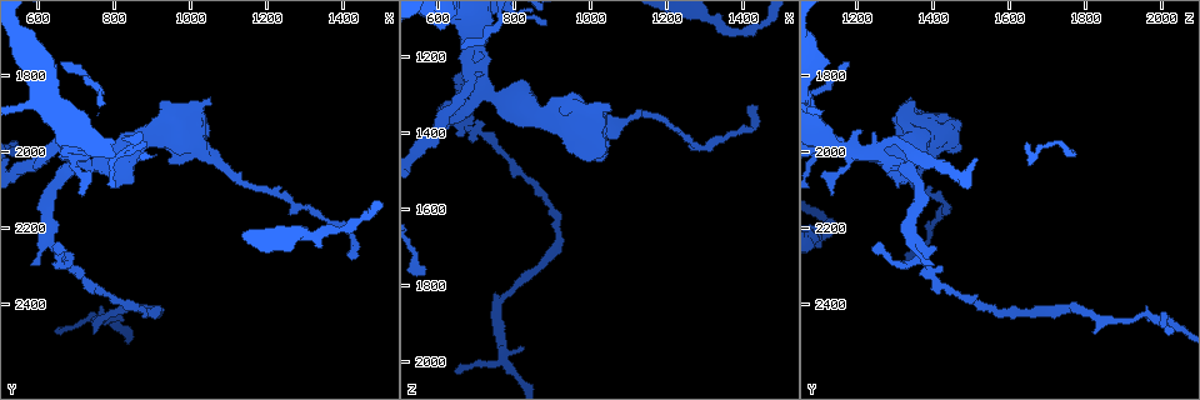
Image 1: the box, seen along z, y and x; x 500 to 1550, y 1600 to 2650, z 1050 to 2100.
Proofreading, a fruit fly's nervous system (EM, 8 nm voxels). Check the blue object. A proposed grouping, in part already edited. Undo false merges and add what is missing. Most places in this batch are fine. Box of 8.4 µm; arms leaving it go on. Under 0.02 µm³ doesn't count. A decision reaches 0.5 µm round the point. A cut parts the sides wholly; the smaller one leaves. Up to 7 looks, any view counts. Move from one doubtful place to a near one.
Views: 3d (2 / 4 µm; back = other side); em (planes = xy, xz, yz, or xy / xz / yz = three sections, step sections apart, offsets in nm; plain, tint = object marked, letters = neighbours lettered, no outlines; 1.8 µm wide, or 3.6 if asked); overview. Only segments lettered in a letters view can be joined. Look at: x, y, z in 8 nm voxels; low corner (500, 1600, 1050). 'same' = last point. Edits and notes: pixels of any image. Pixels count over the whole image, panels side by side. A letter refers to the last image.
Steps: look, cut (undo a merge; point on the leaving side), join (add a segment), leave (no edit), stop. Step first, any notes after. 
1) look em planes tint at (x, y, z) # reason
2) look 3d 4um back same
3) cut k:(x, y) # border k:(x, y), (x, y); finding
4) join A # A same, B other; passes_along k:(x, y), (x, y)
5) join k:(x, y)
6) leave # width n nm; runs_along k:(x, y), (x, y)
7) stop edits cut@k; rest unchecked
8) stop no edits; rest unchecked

look 3d 2um at (670, 2280, 1375) # narrows sharply

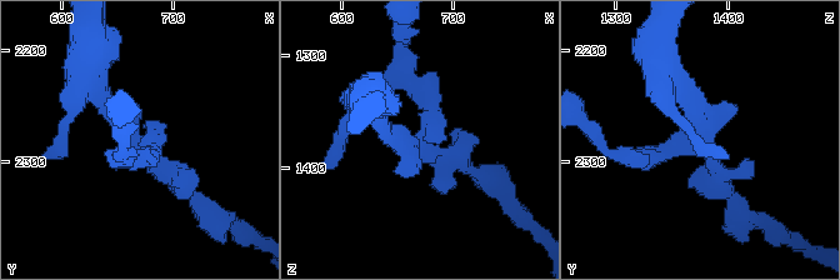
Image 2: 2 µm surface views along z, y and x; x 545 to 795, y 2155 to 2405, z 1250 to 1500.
look em xy step 4 letters at (666, 2274, 1376)

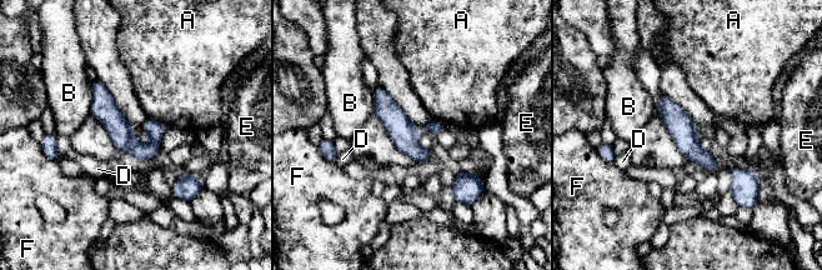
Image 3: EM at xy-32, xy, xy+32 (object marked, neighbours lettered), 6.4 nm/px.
leave # A other, B other, D other, E other, F other; one neuron here

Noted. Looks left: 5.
look em xz step 16 letters at (695, 1940, 1205) # thin arm on a thick one

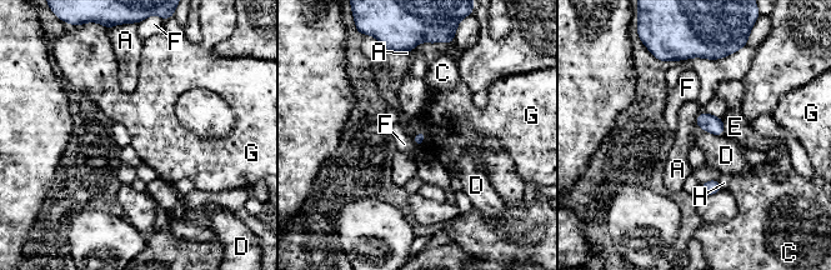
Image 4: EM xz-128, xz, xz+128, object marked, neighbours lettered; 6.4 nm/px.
leave # A other, C other, D other, E other, F other, G other, H other; border 4:(420, 130), (425, 134), (422, 146); no lettered segment goes on from it

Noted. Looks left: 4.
look em xy step 8 letters at (660, 2475, 2030) # tapers out

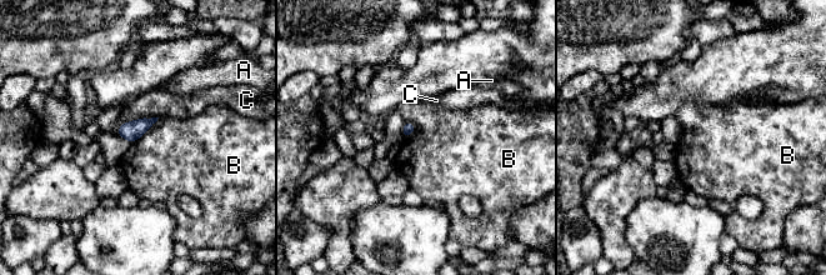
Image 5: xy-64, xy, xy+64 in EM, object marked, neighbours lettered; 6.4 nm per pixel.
look em xz step 4 letters same

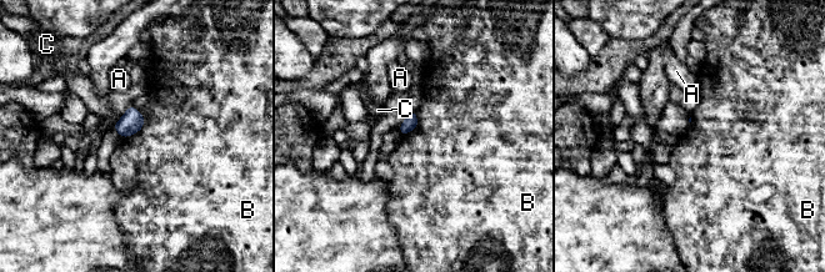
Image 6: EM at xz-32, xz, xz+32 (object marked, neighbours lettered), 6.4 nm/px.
leave # longest_contact B 220 nm; A other, B other, C other; border 6:(139, 110), (143, 126), (123, 139); no lettered segment goes on from it

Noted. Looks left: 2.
stop no edits; rest unchecked

